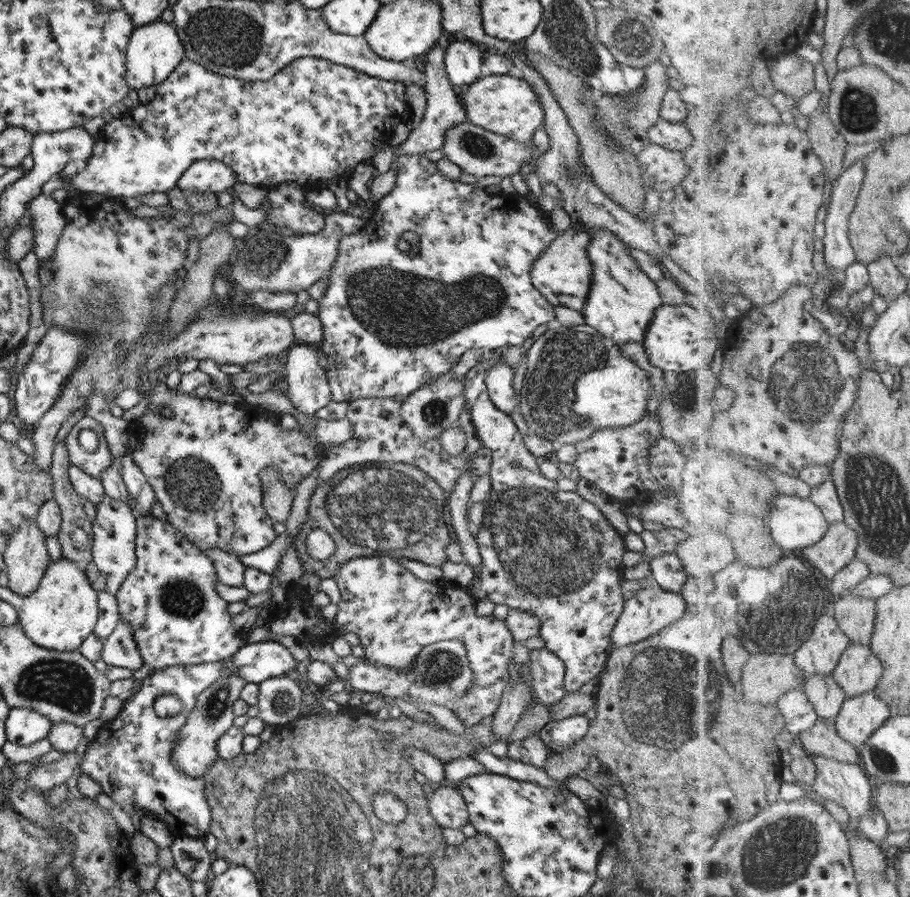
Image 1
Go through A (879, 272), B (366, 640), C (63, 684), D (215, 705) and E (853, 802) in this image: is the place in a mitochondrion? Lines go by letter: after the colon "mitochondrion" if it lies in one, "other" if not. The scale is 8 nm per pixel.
A: other
B: other
C: mitochondrion
D: mitochondrion
E: other

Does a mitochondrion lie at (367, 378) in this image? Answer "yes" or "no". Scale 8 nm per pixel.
no

